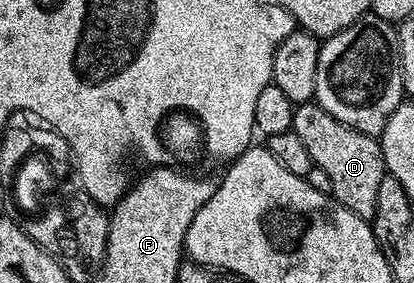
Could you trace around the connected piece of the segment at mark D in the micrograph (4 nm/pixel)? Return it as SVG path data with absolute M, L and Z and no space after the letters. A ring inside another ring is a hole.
M315 101L297 105L292 111L292 130L310 152L313 166L323 168L330 175L331 197L335 198L359 218L372 219L378 208L378 184L386 176L384 157L379 141L371 134L363 134L330 116Z

